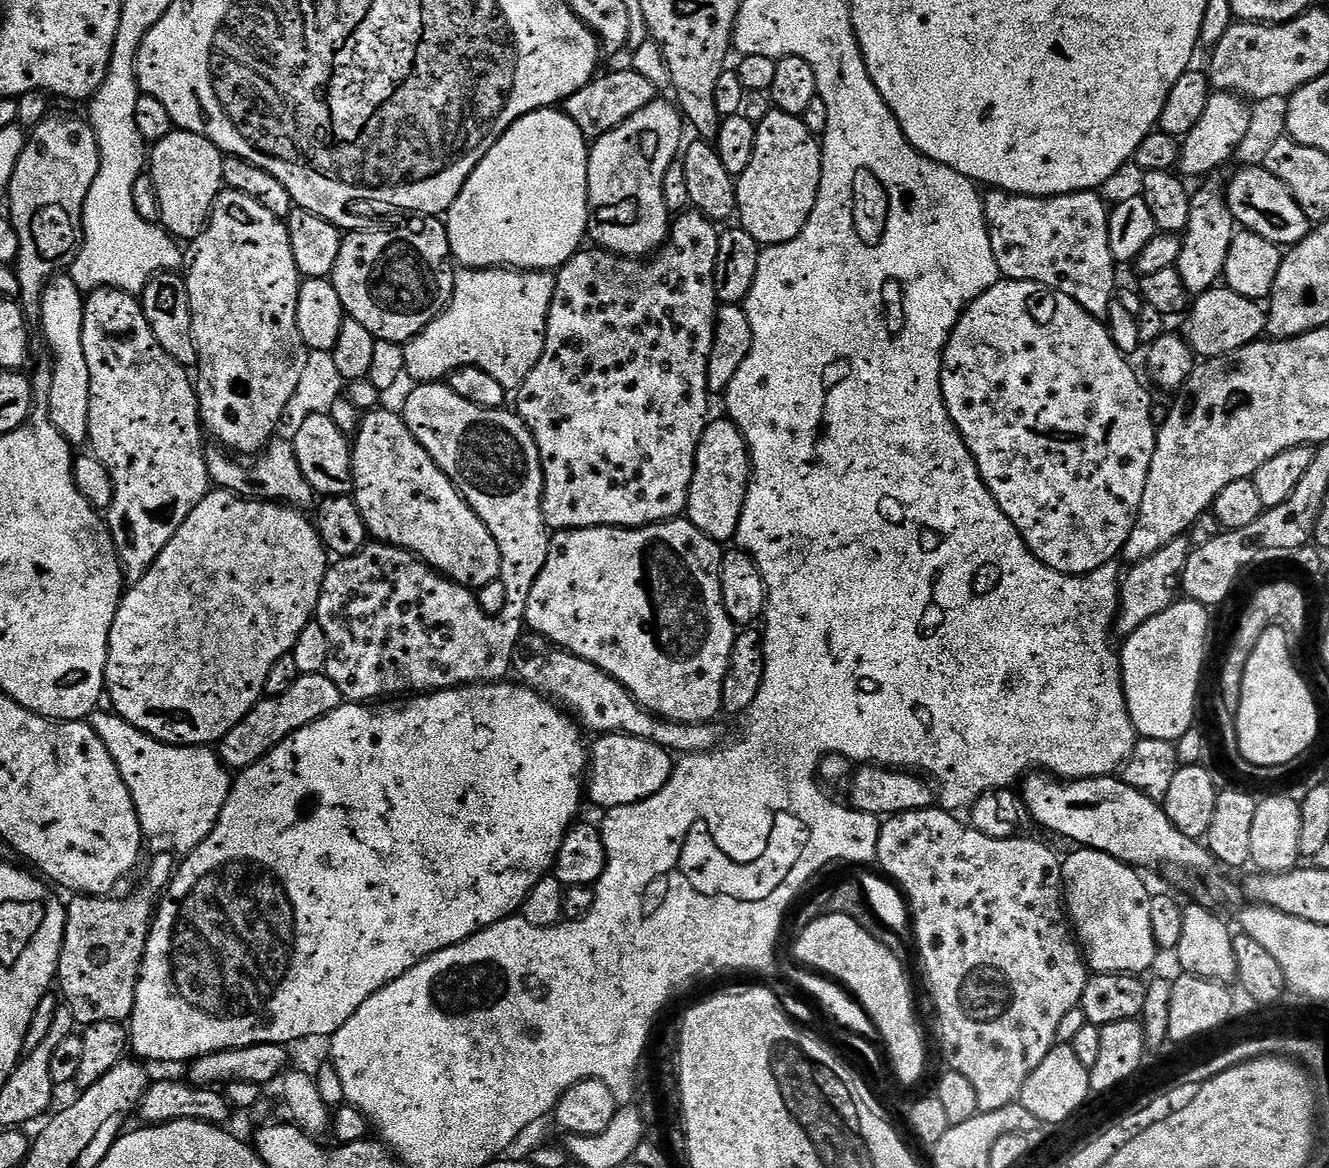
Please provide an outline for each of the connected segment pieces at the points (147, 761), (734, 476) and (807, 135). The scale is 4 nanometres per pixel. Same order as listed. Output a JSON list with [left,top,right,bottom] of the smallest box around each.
[[90,710,233,854],[686,418,752,542],[736,110,822,246]]

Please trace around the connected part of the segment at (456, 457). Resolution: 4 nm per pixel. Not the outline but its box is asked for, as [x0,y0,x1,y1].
[402,382,550,590]

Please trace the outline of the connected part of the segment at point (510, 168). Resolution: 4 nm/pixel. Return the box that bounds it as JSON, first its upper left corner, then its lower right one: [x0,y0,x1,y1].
[446,107,589,270]

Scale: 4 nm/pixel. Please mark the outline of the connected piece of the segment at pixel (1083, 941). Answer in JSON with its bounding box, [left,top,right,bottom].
[1062,847,1158,974]

